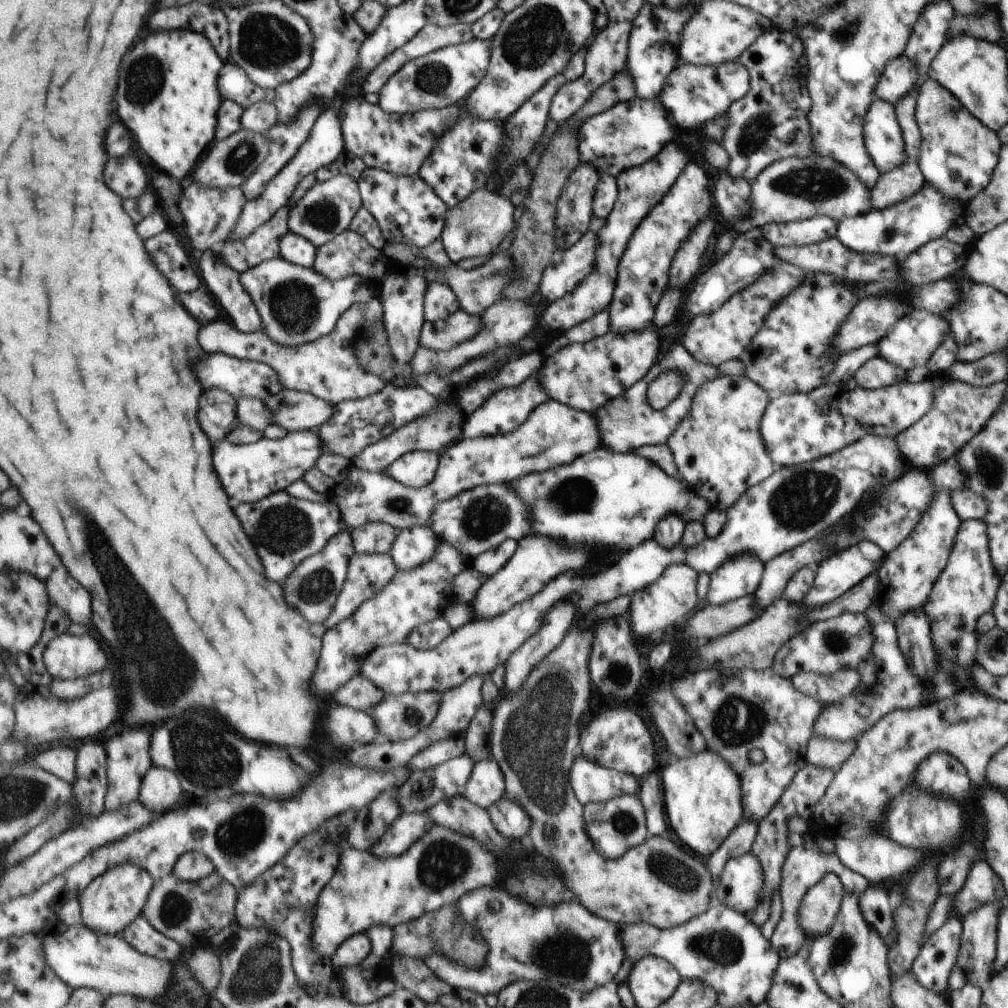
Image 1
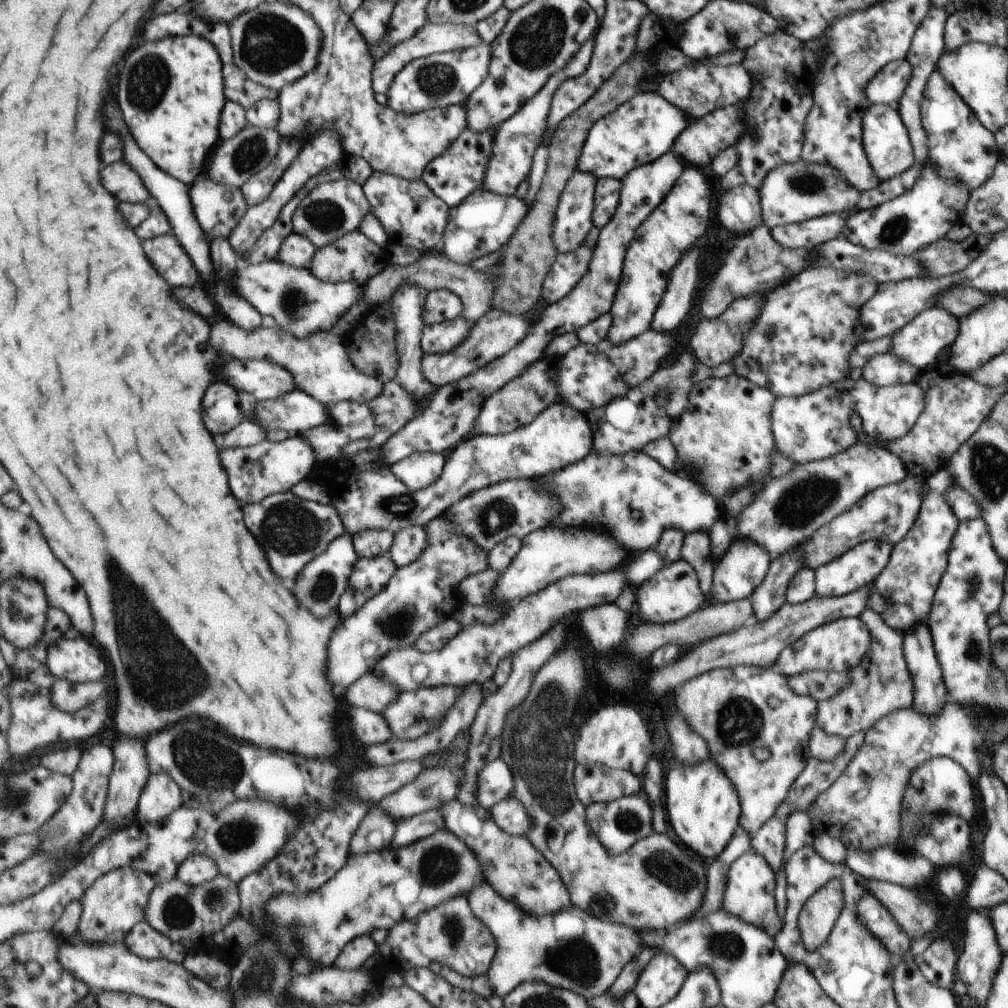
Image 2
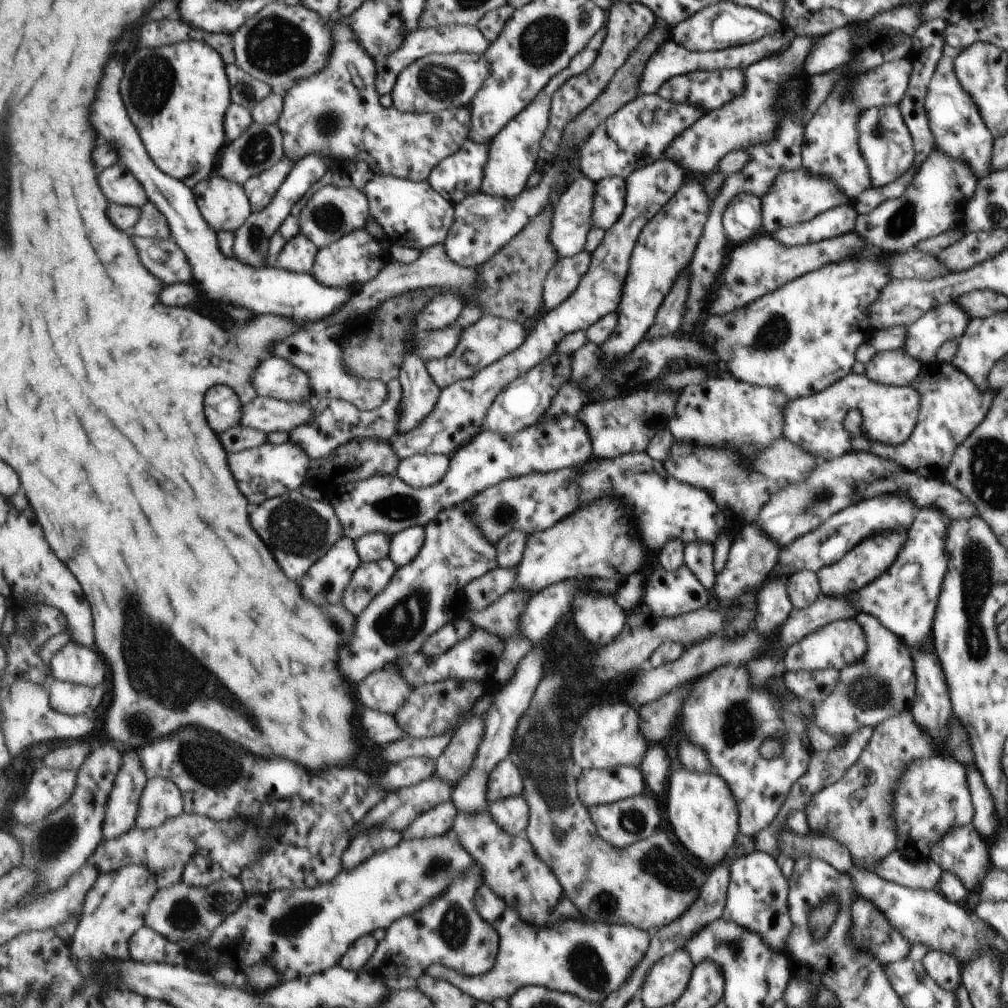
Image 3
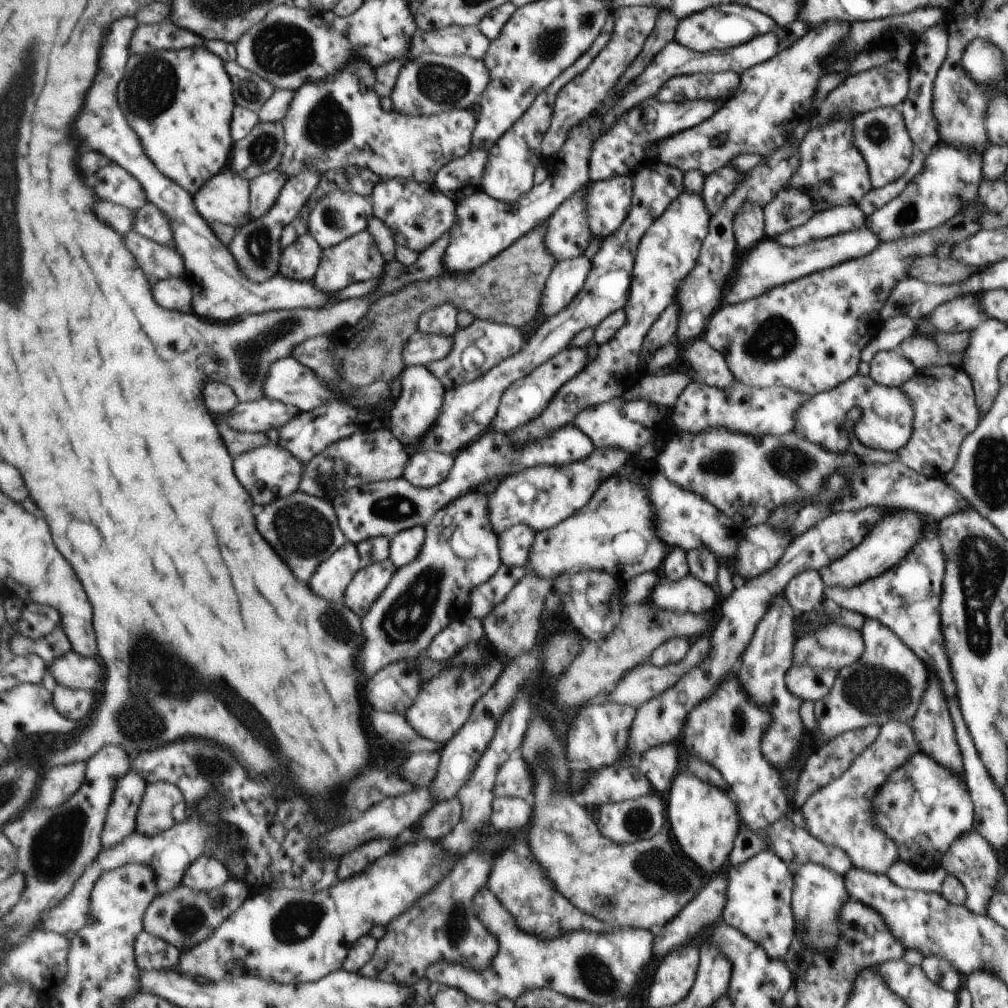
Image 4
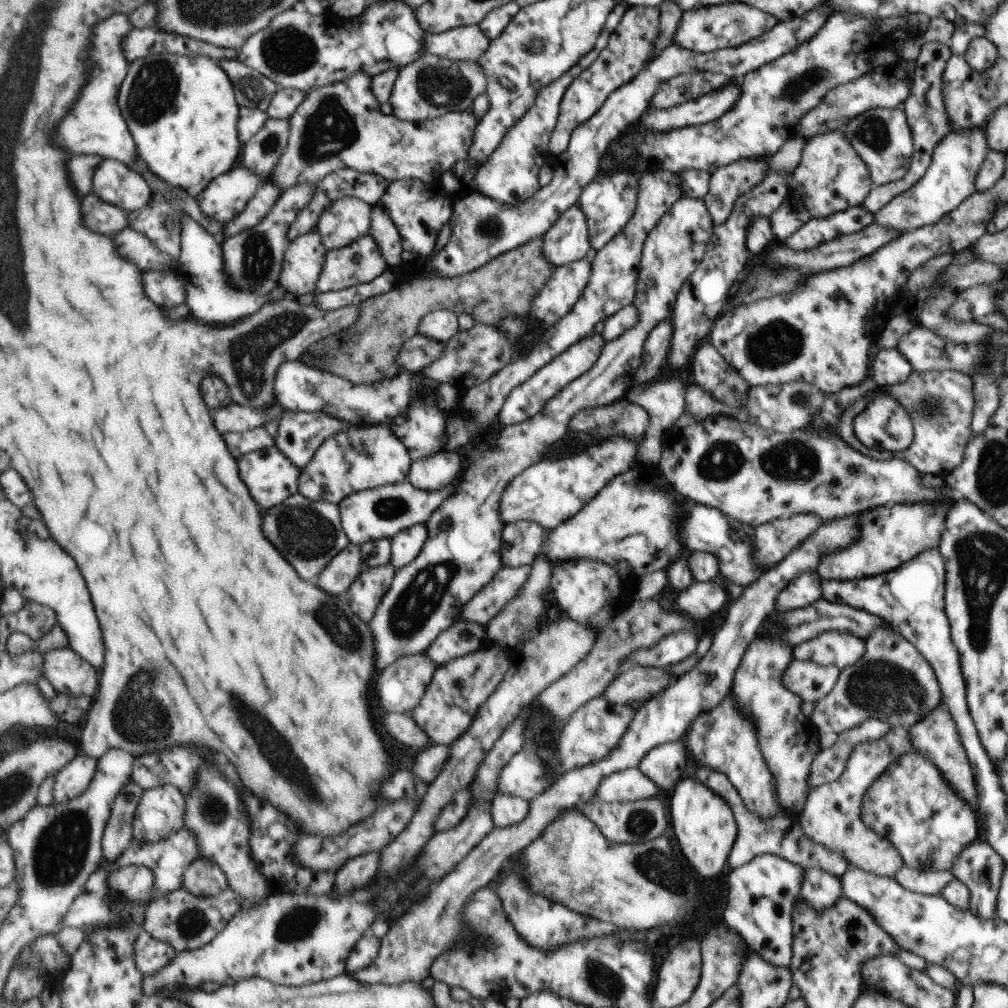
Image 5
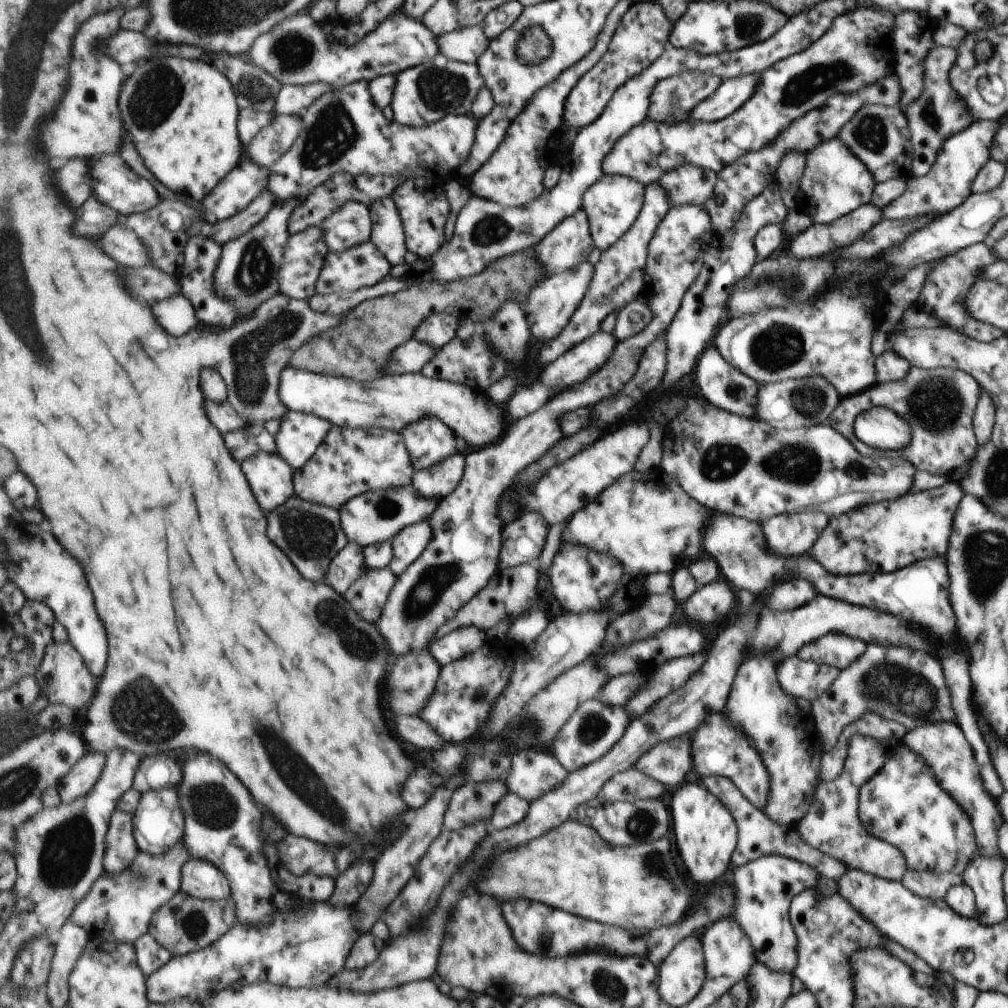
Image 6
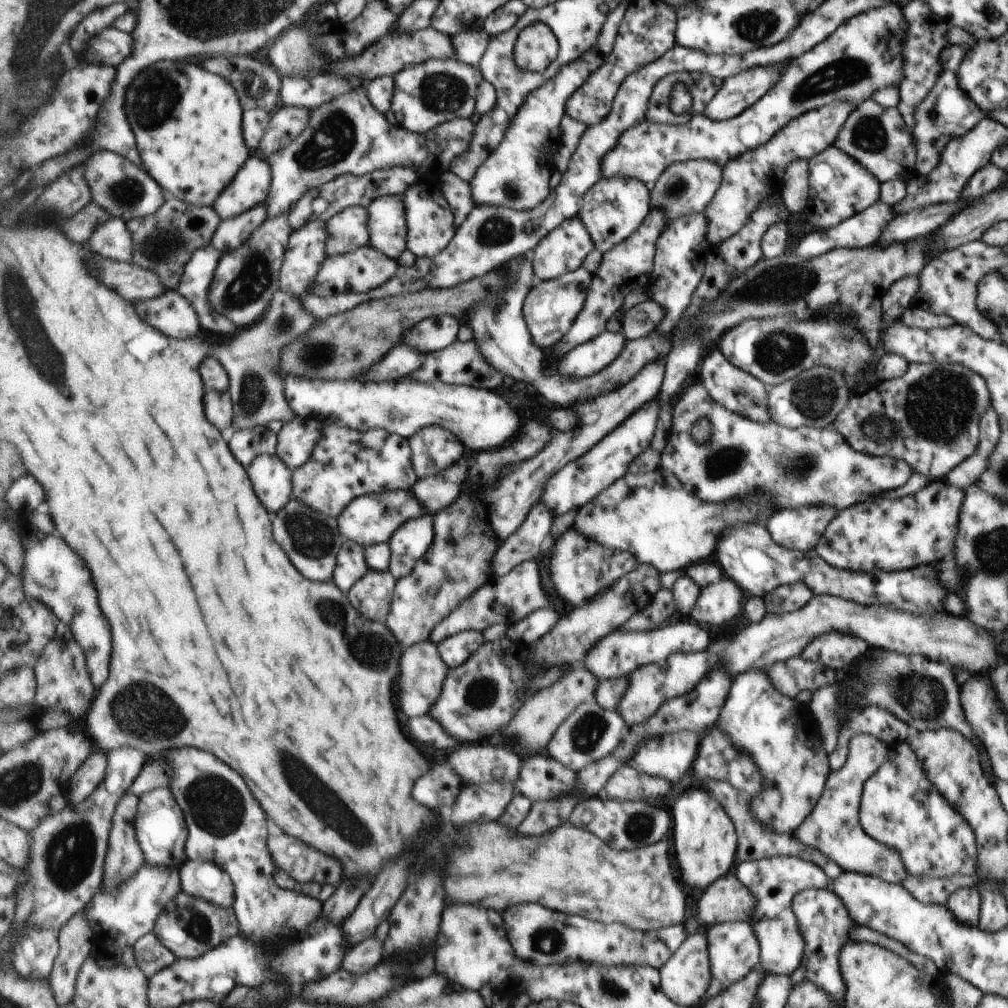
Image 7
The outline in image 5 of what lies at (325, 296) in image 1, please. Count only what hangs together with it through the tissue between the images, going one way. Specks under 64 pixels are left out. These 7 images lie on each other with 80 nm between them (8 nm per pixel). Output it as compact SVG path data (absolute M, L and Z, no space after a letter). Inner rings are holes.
M115 14L93 28L93 44L89 50L89 82L81 92L81 100L75 102L73 110L63 118L55 132L55 144L71 154L95 154L104 159L123 161L131 168L141 161L136 149L136 140L131 136L128 121L119 108L119 90L127 78L127 60L123 54L123 38L131 32L131 22L125 14ZM184 212L184 227L181 231L181 256L177 275L188 292L186 303L192 310L192 316L211 325L232 325L249 315L256 313L265 303L276 299L273 290L267 297L231 288L230 277L226 273L223 244L220 243L202 224Z

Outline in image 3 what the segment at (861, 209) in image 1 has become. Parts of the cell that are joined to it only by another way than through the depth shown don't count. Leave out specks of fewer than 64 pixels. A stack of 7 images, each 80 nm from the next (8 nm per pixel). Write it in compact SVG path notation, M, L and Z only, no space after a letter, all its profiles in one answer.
M803 168L799 170L787 170L779 172L765 196L760 199L760 214L762 221L762 232L772 235L777 228L794 226L795 224L812 220L821 212L852 203L845 192L837 188L829 178L819 174L809 174Z

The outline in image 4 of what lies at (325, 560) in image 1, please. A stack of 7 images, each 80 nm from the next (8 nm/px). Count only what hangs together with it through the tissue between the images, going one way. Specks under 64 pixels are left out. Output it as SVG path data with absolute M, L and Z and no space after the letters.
M348 541L321 563L309 584L313 592L317 592L317 596L333 603L341 603L345 600L348 586L364 566L360 549Z

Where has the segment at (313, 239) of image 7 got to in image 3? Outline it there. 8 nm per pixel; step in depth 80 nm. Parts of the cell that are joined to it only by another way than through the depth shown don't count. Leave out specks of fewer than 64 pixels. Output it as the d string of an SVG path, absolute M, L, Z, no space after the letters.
M299 233L285 245L276 266L296 273L312 273L319 252L320 248L317 244L308 236Z

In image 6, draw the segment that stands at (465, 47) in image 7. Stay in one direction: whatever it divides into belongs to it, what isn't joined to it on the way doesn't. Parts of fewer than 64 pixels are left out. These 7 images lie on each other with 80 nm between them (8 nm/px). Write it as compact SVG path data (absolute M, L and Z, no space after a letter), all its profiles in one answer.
M482 25L457 29L448 35L438 36L440 54L464 63L478 64L478 60L489 48L491 39Z

